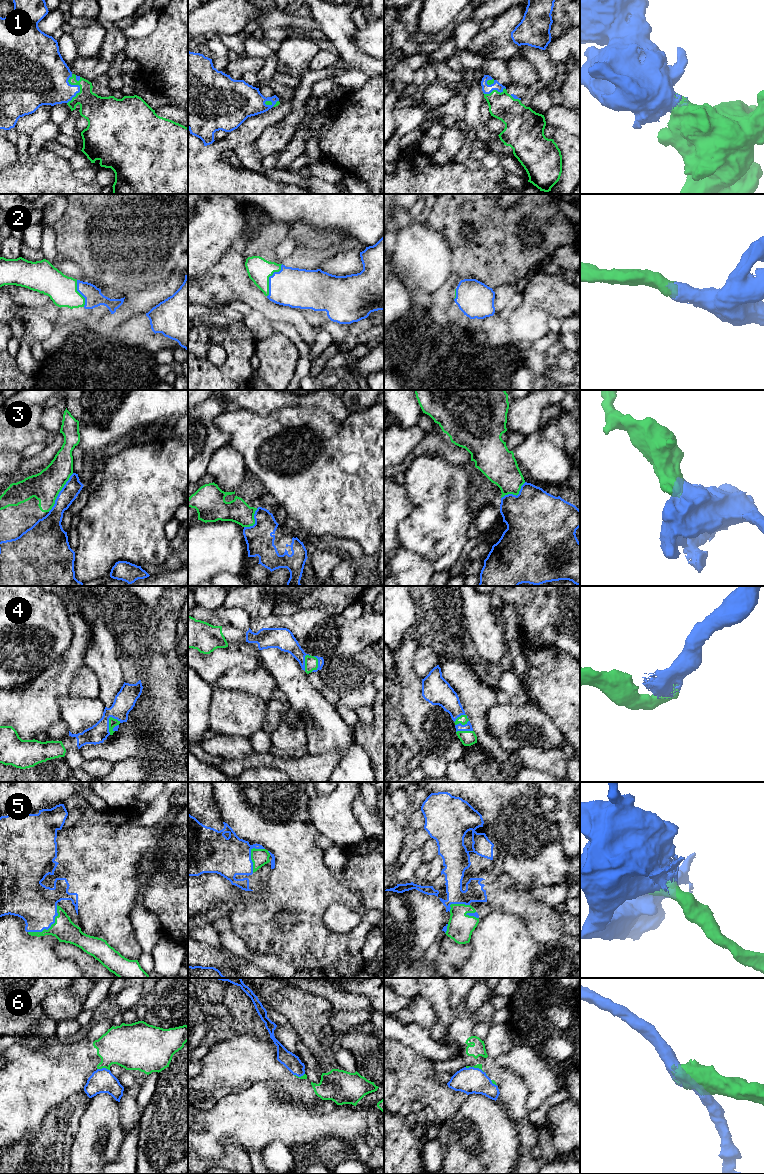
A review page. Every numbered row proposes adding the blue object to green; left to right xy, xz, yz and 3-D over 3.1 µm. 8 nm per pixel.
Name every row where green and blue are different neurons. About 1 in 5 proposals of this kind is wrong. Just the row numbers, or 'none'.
3, 6

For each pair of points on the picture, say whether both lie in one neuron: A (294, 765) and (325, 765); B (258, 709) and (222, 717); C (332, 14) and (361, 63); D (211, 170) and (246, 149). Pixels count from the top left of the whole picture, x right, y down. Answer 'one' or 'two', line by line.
A: one
B: one
C: one
D: two

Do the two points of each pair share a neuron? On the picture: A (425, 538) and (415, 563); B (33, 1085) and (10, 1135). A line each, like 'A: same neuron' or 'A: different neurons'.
A: different neurons
B: different neurons

